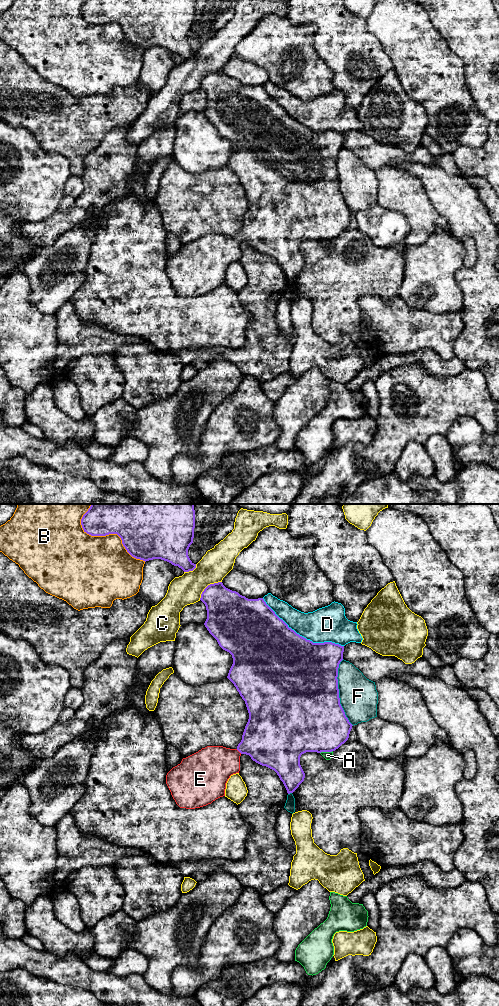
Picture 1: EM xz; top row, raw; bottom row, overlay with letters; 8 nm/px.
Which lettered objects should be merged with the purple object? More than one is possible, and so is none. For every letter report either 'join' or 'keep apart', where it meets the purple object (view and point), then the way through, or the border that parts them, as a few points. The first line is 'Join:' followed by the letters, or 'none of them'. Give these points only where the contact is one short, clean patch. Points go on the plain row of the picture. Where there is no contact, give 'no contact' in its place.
Join: E
A: keep apart; contact xz (326, 239)
B: keep apart; contact xz (110, 21)
C: keep apart; contact xz (207, 74)
D: keep apart; contact xz (301, 124)
E: join; contact xz (239, 239); way xz (267, 226), (245, 234), (239, 239), (226, 250), (212, 254)
F: keep apart; contact xz (338, 180)

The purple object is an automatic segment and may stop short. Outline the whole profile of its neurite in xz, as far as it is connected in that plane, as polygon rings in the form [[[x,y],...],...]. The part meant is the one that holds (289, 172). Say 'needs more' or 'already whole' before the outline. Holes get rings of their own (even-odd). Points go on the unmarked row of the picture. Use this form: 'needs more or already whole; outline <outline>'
needs more; outline [[[222,70],[208,73],[202,80],[200,88],[207,98],[205,115],[219,134],[232,143],[233,152],[227,166],[245,189],[249,207],[236,237],[207,234],[183,246],[180,252],[173,255],[166,263],[166,272],[171,283],[180,296],[186,297],[200,296],[225,284],[228,267],[240,259],[242,242],[249,243],[256,251],[274,258],[287,281],[293,281],[305,266],[300,253],[302,242],[335,239],[349,226],[353,213],[340,192],[337,167],[344,134],[332,130],[313,131],[307,128],[289,116],[263,86],[248,87],[226,76]]]

